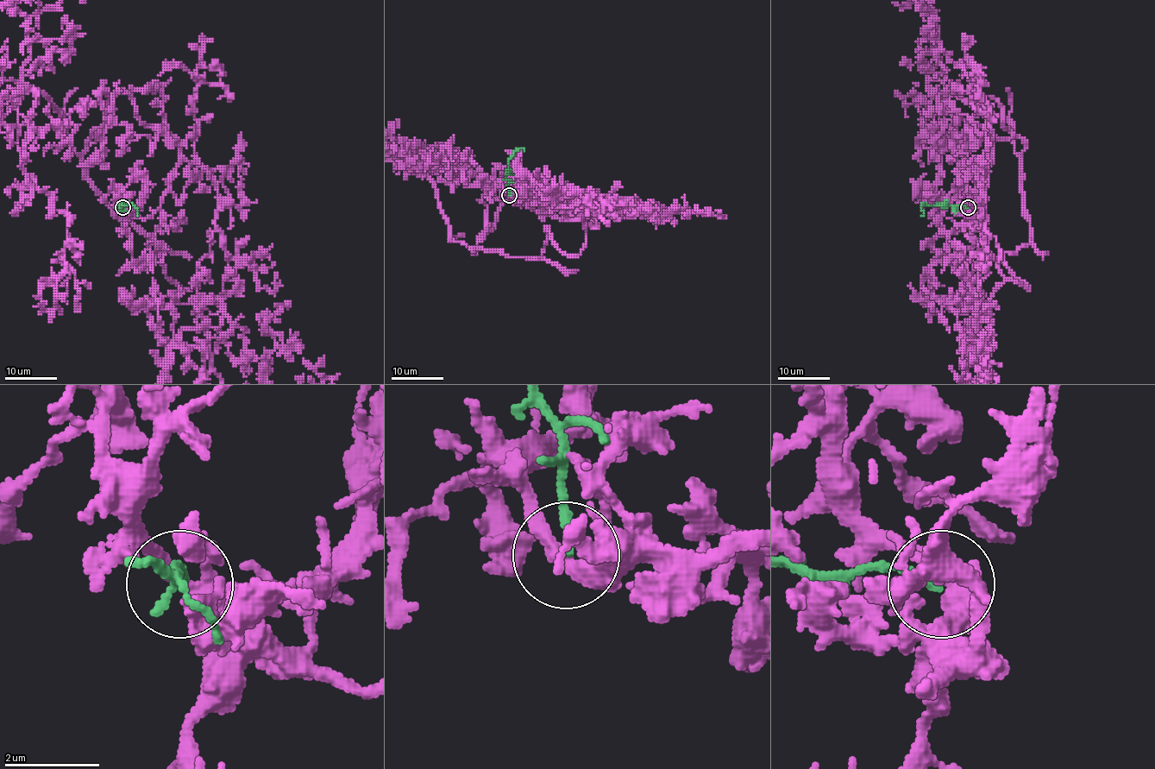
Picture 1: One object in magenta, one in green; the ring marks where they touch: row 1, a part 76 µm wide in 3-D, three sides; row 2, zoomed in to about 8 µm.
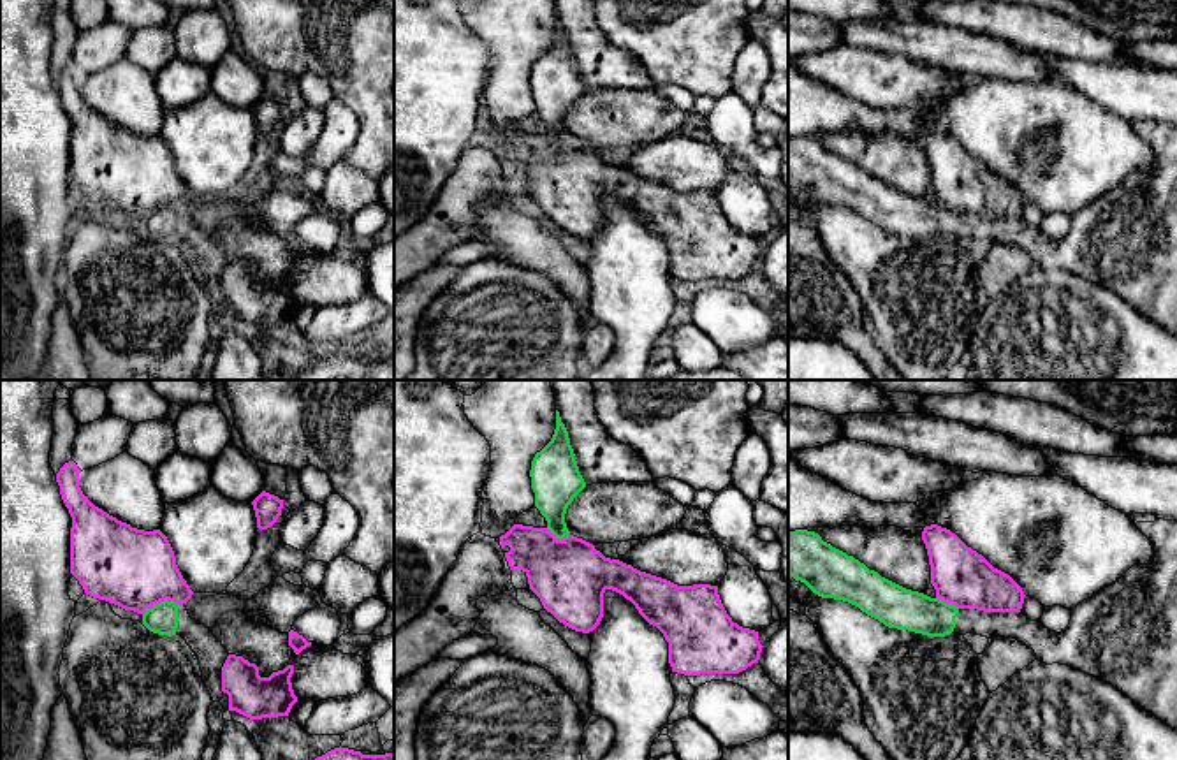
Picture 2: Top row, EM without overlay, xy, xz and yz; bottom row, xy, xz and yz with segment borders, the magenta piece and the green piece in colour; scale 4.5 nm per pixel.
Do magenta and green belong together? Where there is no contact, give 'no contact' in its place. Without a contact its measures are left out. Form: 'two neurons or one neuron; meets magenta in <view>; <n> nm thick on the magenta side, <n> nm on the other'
two neurons; meets magenta in xy; 360 nm thick on the magenta side, 140 nm on the other

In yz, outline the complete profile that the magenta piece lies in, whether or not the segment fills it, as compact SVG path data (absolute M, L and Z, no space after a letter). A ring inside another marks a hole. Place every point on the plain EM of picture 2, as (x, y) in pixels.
M938 130L925 132L922 146L931 171L936 204L957 215L1020 218L1022 194L968 153L955 139Z

